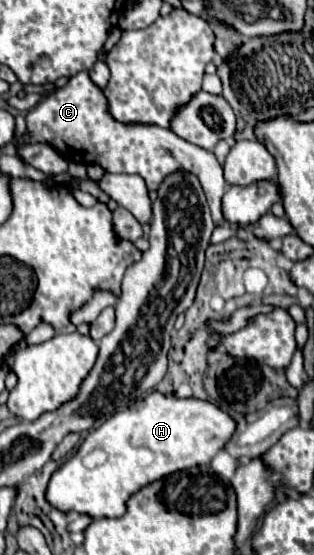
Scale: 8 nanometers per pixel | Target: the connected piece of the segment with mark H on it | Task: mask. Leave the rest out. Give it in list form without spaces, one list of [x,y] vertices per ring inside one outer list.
[[[154,390],[90,432],[80,450],[50,478],[46,498],[64,512],[118,518],[126,512],[130,496],[140,488],[172,472],[210,464],[234,432],[236,422],[216,404]]]

